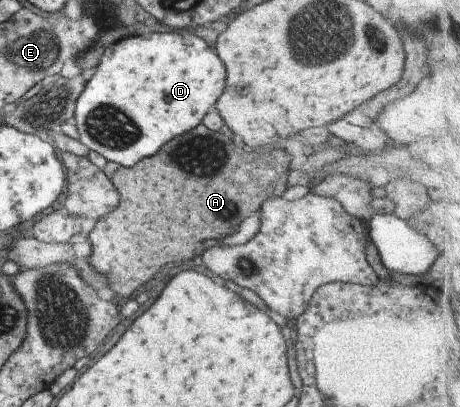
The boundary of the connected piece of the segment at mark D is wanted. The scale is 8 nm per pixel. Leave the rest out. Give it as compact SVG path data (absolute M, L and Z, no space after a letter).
M151 32L127 37L106 48L96 68L77 99L73 121L80 141L89 150L127 168L157 154L165 142L202 124L203 117L213 109L225 88L223 62L211 52L205 40L192 33Z

